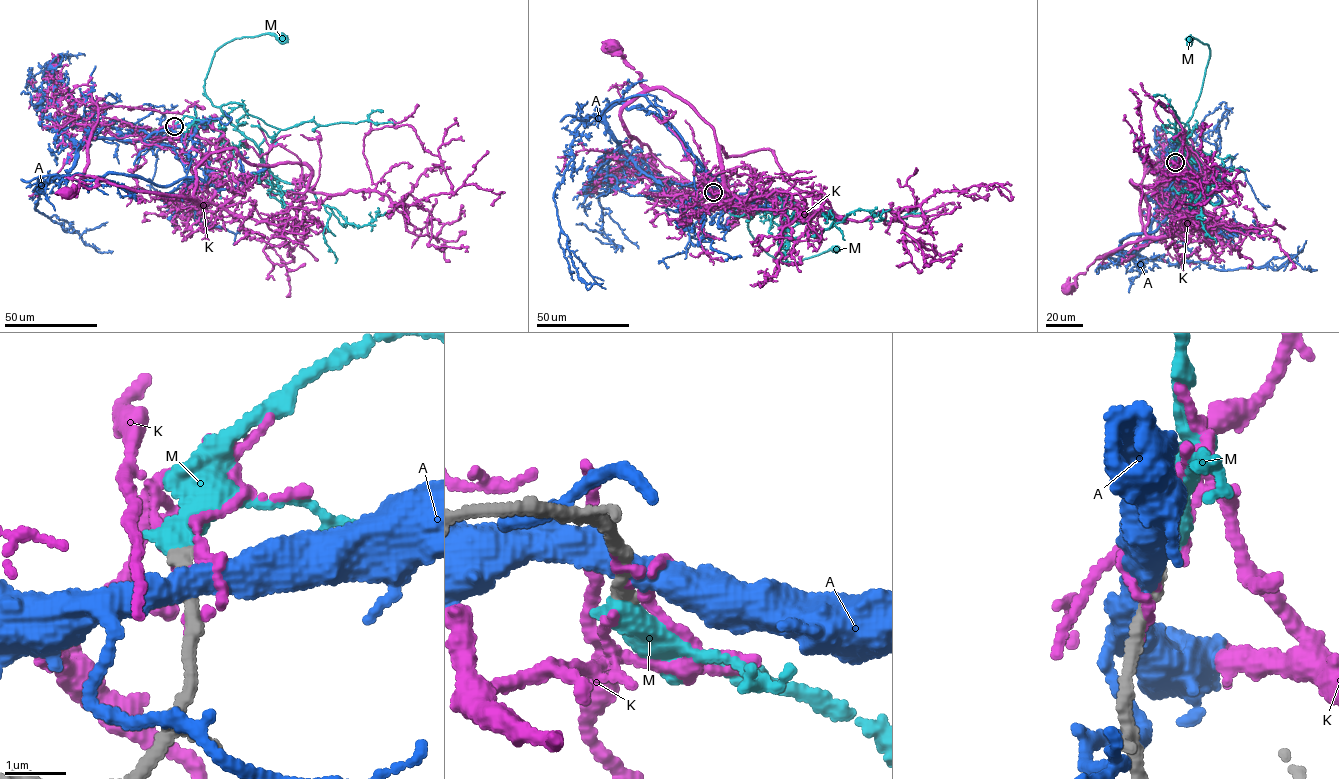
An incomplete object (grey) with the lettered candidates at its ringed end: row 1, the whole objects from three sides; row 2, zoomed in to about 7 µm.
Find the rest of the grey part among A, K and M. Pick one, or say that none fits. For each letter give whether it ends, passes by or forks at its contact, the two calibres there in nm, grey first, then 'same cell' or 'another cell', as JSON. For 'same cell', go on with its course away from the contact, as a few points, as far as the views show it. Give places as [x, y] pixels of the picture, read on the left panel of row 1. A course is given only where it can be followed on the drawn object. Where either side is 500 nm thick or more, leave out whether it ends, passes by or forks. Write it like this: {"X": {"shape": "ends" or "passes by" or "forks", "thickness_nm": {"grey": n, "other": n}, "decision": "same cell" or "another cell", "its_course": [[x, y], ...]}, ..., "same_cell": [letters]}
{"A": {"shape": "passes by", "thickness_nm": {"grey": 280, "other": 440}, "decision": "another cell"}, "K": {"shape": "ends", "thickness_nm": {"grey": 280, "other": 130}, "decision": "another cell"}, "M": {"shape": "ends", "thickness_nm": {"grey": 220, "other": 460}, "decision": "same cell", "its_course": [[174, 126], [184, 116], [206, 122], [223, 115], [204, 86], [214, 51], [235, 39], [266, 33], [283, 39]]}, "same_cell": ["M"]}

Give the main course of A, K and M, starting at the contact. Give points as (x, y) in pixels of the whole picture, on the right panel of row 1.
A: (1174, 164), (1178, 190), (1148, 237), (1117, 253), (1176, 207), (1239, 233), (1257, 230), (1254, 220)
K: (1174, 164), (1183, 168), (1190, 191), (1193, 214), (1186, 224), (1169, 235), (1131, 241), (1098, 256), (1066, 289)
M: (1174, 162), (1173, 148), (1184, 141), (1178, 129), (1192, 116), (1209, 58), (1207, 44), (1195, 38), (1189, 41)

